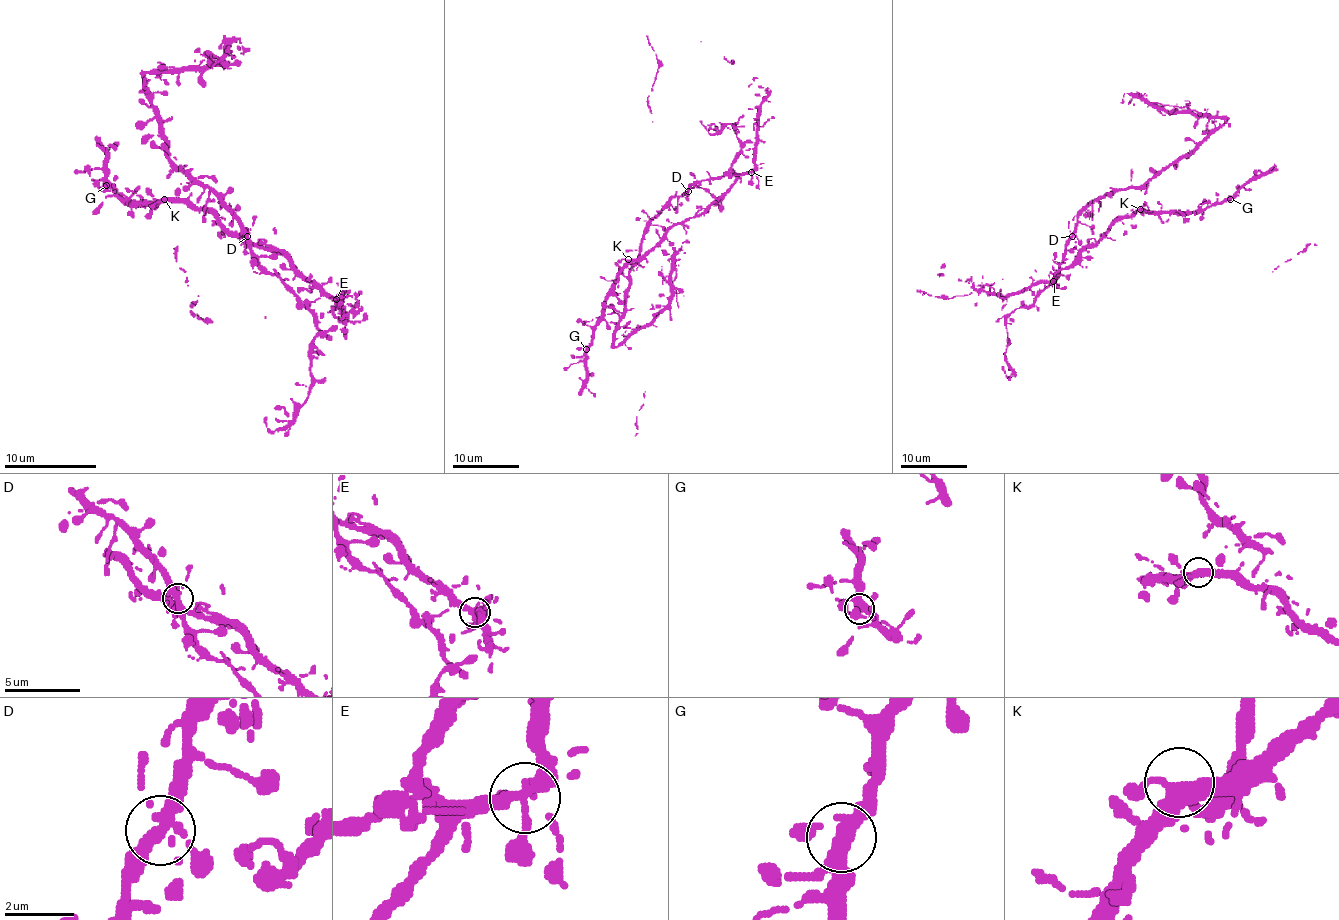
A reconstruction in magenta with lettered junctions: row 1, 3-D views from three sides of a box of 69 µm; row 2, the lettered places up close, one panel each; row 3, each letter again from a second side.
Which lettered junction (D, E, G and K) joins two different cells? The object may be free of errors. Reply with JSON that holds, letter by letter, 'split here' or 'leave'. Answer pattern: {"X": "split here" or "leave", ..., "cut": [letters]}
{"D": "leave", "E": "leave", "G": "leave", "K": "leave", "cut": []}

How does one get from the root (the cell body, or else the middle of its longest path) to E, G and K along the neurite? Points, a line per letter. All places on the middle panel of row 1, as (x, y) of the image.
E: (699, 188), (718, 198), (741, 174), (751, 173)
G: (699, 188), (714, 201), (703, 213), (676, 223), (653, 248), (626, 264), (586, 349)
K: (699, 188), (704, 188), (714, 201), (703, 213), (676, 223), (641, 256), (628, 259)

